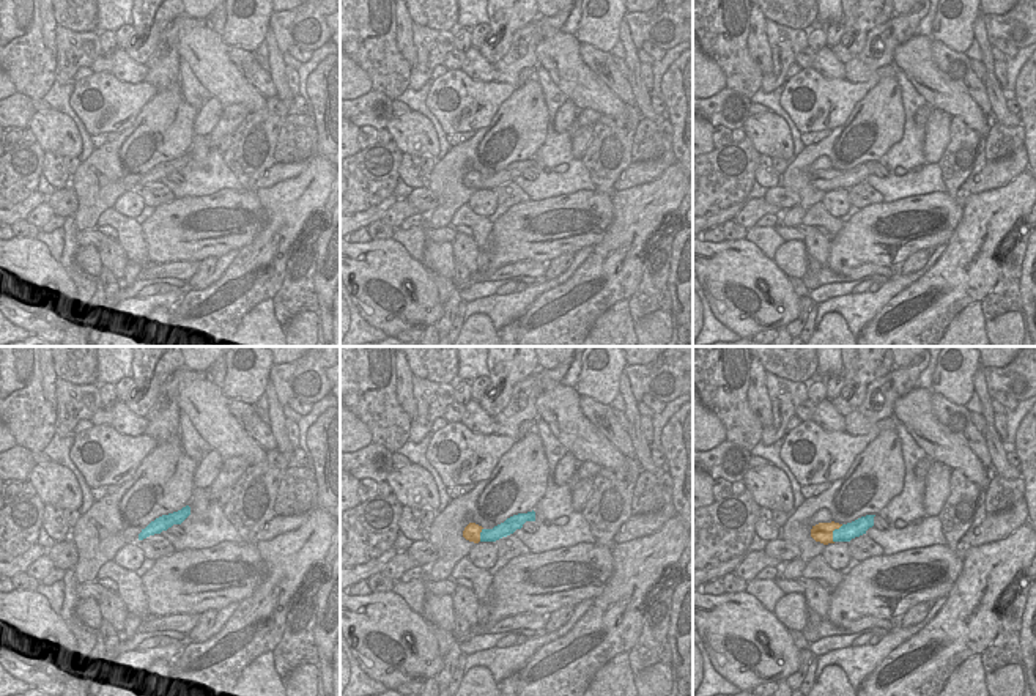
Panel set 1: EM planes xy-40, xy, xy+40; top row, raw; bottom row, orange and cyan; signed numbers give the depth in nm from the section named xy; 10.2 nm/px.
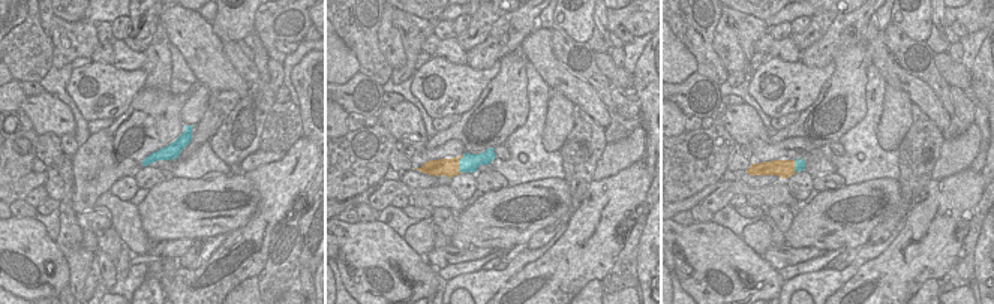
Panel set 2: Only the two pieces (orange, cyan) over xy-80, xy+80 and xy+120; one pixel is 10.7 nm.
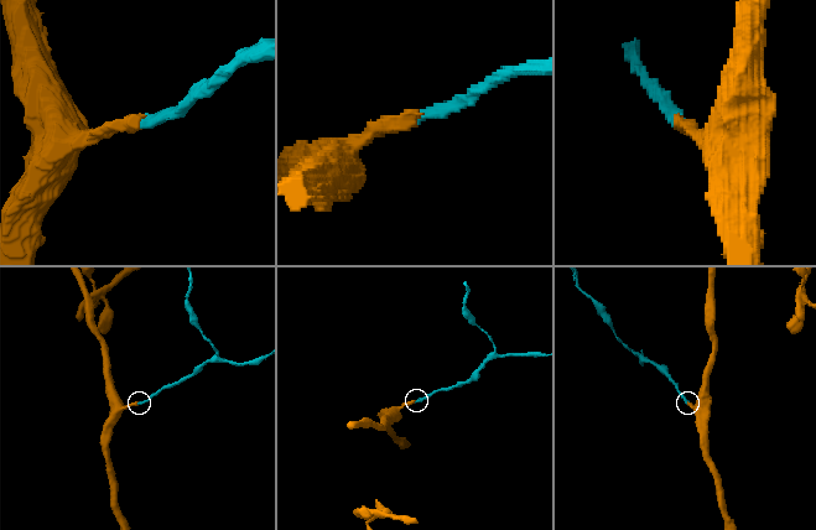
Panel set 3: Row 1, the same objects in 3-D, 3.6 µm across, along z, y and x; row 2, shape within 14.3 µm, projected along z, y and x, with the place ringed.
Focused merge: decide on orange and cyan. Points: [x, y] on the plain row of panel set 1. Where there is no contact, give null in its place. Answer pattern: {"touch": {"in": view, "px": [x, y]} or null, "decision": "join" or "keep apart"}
{"touch": {"in": "xy+40", "px": [832, 180]}, "decision": "join"}

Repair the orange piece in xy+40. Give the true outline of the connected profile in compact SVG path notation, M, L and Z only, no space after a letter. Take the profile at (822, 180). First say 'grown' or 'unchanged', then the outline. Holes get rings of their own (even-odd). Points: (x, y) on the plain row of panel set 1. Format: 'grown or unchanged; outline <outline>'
grown; outline M866 162L847 172L839 172L834 168L819 170L812 173L811 184L823 192L850 189L852 186L866 181L866 178L874 173L874 164L875 162Z

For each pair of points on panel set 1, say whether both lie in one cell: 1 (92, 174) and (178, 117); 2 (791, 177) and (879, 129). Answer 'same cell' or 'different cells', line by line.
1: same cell
2: same cell

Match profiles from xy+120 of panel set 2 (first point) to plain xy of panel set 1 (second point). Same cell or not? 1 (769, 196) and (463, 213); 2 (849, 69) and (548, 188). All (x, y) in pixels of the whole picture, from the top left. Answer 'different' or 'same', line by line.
1: same
2: different

